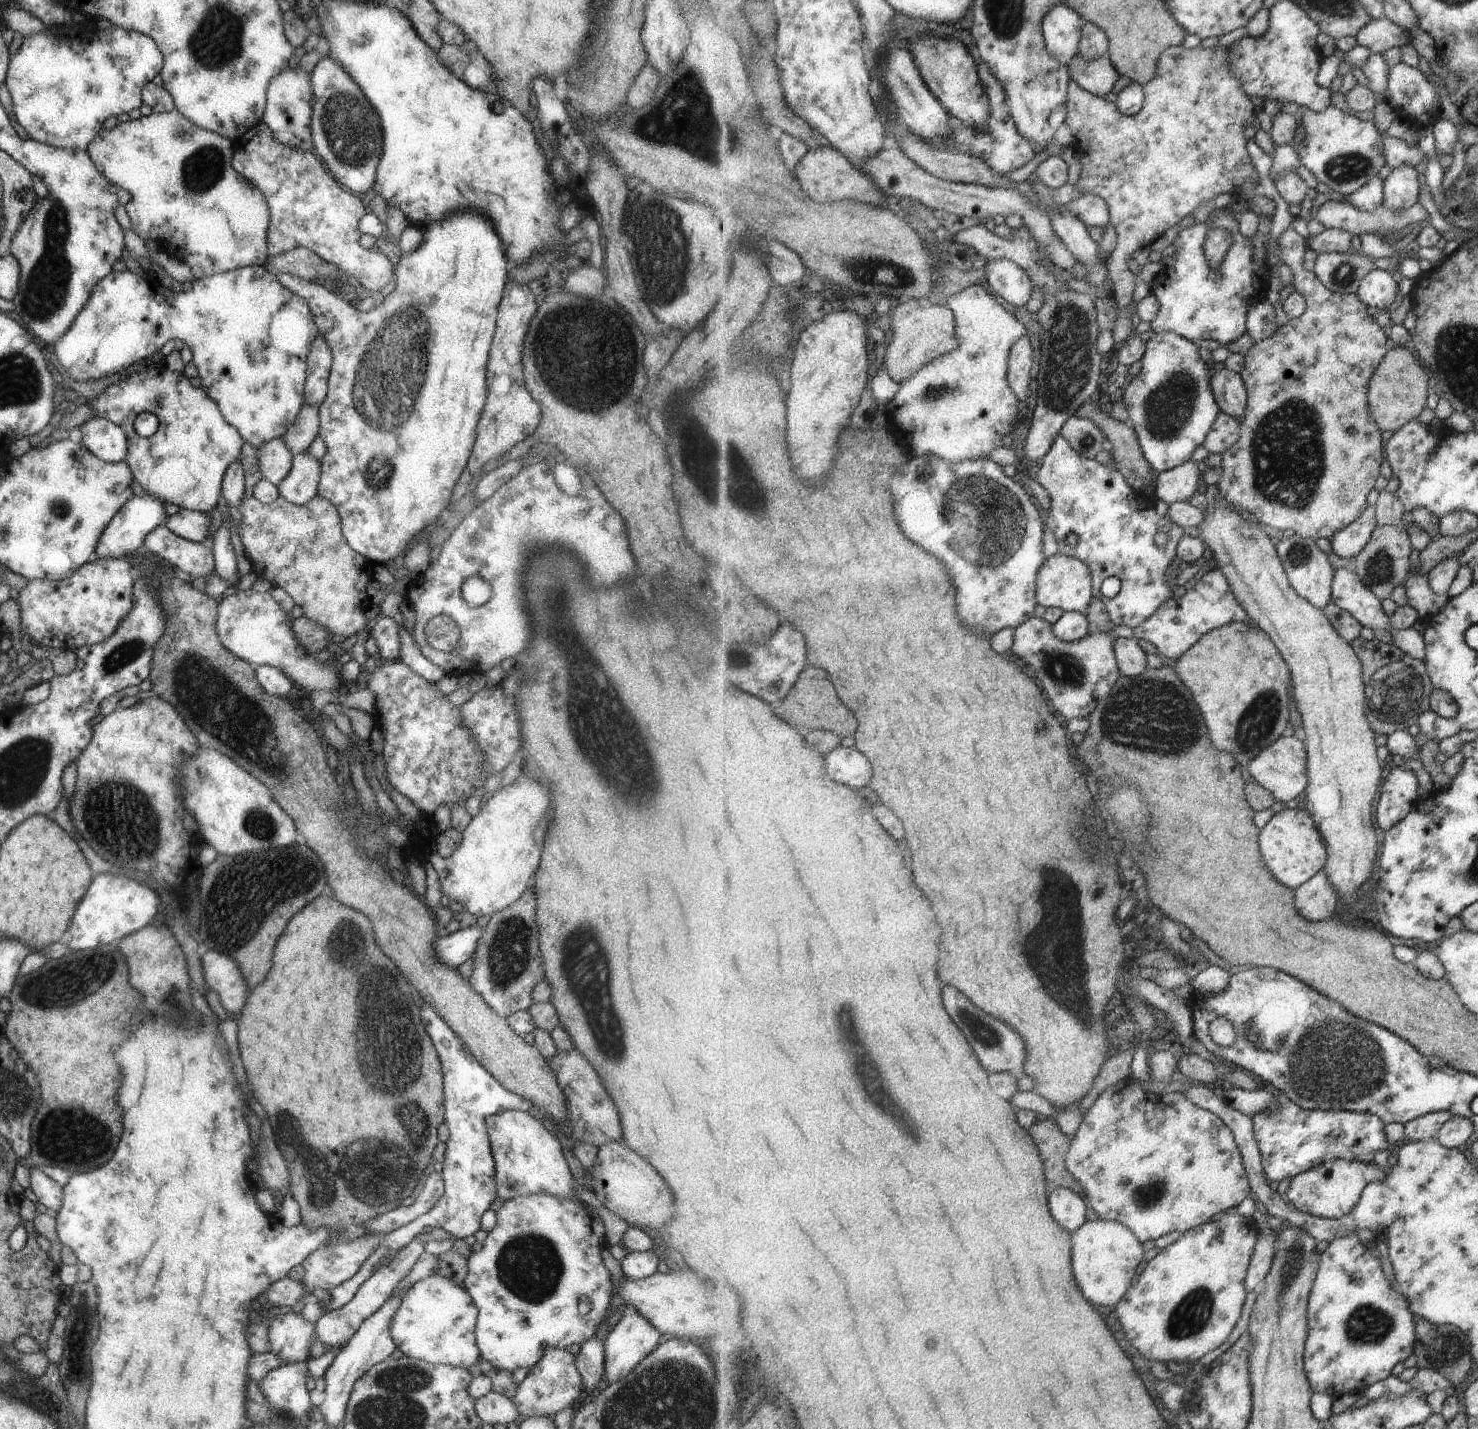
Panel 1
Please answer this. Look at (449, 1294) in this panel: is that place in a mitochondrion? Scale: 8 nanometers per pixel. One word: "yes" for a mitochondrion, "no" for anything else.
no

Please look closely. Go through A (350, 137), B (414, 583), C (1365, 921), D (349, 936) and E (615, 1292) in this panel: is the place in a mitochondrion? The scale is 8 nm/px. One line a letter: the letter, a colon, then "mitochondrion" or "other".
A: mitochondrion
B: other
C: other
D: mitochondrion
E: other

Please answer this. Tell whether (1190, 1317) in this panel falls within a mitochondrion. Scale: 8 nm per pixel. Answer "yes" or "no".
yes

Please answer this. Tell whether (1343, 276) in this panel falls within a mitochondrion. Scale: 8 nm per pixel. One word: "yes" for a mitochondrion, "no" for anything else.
yes

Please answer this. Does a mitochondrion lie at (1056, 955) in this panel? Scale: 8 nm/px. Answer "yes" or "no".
yes

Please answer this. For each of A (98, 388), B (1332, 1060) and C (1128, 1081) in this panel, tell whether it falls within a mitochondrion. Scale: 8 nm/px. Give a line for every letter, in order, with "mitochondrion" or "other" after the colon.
A: other
B: mitochondrion
C: other

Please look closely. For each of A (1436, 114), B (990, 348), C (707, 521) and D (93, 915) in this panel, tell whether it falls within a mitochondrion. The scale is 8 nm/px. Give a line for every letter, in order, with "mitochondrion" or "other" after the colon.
A: other
B: other
C: other
D: other

